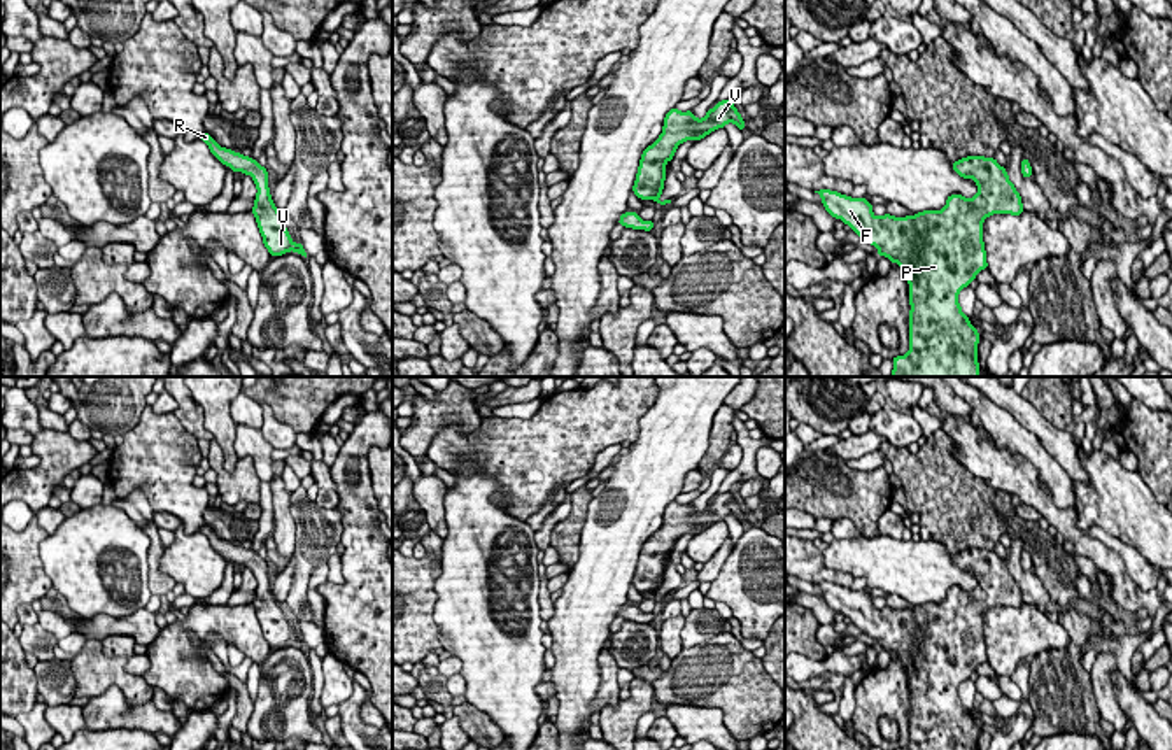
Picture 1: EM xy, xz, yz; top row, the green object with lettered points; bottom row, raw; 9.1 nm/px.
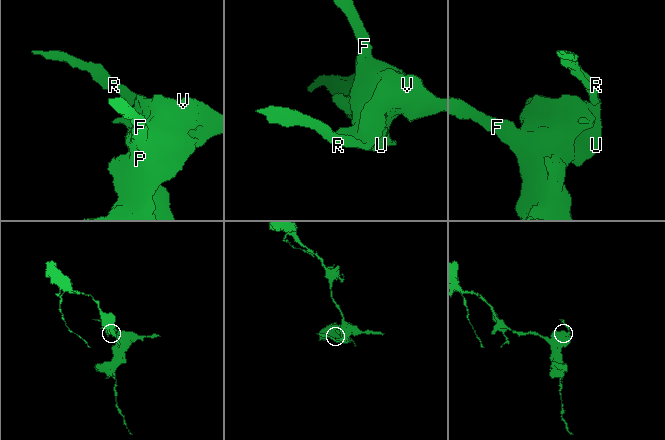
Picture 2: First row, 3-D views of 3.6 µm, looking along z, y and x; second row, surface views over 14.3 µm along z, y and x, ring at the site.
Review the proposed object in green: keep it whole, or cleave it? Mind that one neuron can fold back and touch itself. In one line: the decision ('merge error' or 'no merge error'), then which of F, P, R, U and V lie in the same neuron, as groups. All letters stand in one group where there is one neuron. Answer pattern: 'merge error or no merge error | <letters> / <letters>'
no merge error | F P R U V

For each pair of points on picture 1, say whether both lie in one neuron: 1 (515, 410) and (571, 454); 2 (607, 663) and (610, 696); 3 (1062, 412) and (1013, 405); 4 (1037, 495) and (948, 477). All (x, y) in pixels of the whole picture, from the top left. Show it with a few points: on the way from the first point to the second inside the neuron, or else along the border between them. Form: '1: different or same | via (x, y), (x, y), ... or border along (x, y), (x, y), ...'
1: different | border along (545, 398), (529, 417), (493, 416)
2: same | via (608, 672), (608, 687)
3: different | border along (1020, 395), (1048, 421), (1064, 430)
4: different | border along (987, 484), (995, 491)

